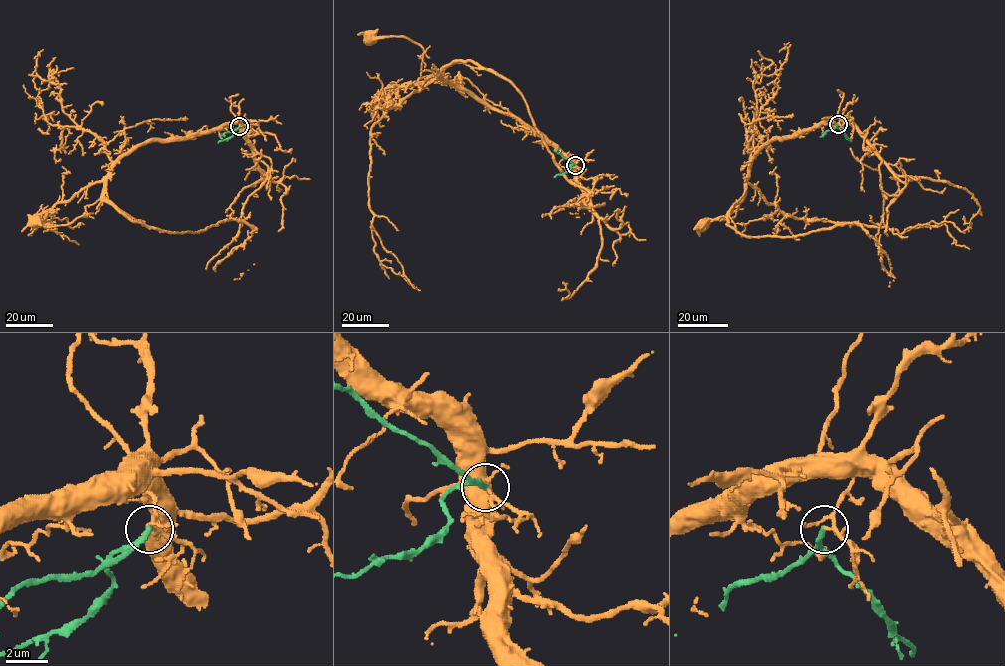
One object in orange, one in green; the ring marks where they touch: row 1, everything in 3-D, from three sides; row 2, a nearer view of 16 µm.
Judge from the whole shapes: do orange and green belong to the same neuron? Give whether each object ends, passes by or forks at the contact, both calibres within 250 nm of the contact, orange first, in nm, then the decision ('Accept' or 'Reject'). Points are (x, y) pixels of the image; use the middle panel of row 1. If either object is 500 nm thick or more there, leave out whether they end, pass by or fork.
At the ring orange forks. At the ring green ends. Thickness 130 nm (orange) against 280 nm. Reject

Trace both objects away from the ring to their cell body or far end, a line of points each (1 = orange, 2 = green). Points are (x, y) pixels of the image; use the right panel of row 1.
1: (838, 124), (840, 119), (831, 117), (771, 141), (752, 159), (738, 208), (709, 219), (702, 230), (702, 224)
2: (838, 124), (851, 141)

